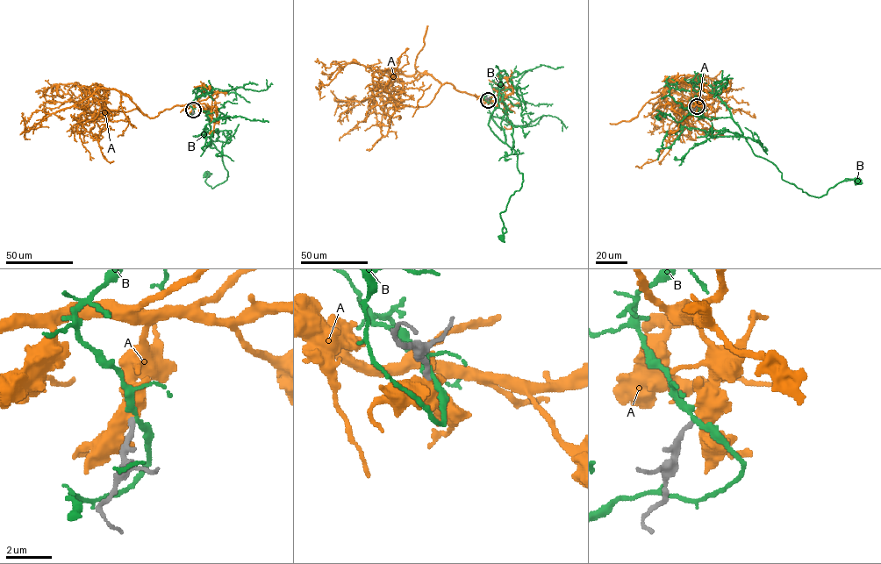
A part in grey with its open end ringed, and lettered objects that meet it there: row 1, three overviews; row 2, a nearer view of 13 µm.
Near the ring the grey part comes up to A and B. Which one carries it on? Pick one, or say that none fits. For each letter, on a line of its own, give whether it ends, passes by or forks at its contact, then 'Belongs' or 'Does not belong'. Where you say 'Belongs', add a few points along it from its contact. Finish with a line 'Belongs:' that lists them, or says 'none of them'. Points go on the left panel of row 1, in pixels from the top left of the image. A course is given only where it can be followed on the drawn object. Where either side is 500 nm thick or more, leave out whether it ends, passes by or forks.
A: Belongs. Its course: (193, 110), (193, 103), (177, 105), (150, 118), (128, 95), (98, 89), (46, 114), (26, 131), (30, 139)
B: It passes by. Does not belong
Belongs: A

